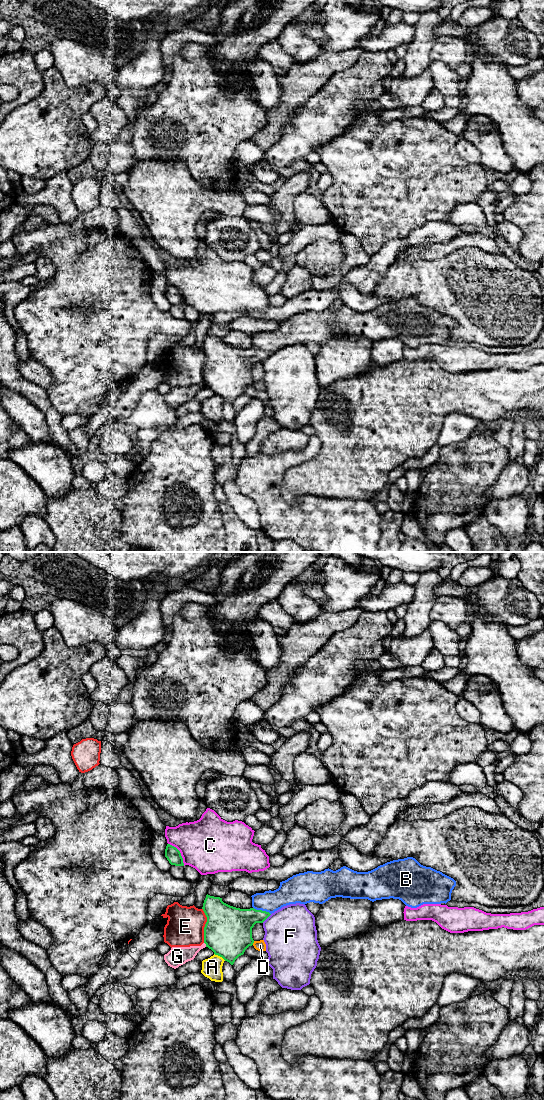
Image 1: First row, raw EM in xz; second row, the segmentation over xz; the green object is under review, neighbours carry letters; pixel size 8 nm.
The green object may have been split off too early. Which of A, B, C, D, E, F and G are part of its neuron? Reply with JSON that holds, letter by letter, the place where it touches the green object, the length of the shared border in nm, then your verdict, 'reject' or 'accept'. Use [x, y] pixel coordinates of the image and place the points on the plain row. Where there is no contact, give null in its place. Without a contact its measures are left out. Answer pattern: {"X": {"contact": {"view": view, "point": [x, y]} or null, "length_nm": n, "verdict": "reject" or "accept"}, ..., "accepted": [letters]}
{"A": {"contact": {"view": "xz", "point": [220, 396]}, "length_nm": 110, "verdict": "reject"}, "B": {"contact": {"view": "xz", "point": [261, 350]}, "length_nm": 160, "verdict": "accept"}, "C": {"contact": {"view": "xz", "point": [180, 293]}, "length_nm": 220, "verdict": "reject"}, "D": {"contact": {"view": "xz", "point": [253, 382]}, "length_nm": 40, "verdict": "reject"}, "E": {"contact": {"view": "xz", "point": [205, 365]}, "length_nm": 280, "verdict": "reject"}, "F": {"contact": {"view": "xz", "point": [266, 358]}, "length_nm": 100, "verdict": "reject"}, "G": {"contact": {"view": "xz", "point": [205, 383]}, "length_nm": 40, "verdict": "reject"}, "accepted": ["B"]}

